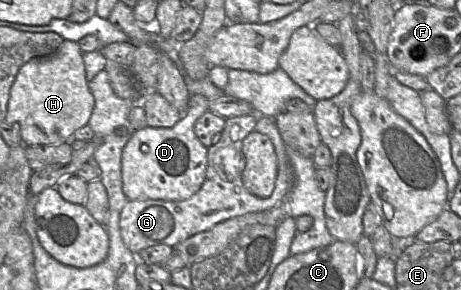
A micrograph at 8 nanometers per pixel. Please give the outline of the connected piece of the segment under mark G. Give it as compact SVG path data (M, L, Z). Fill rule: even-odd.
M251 113L251 114L247 114L247 115L243 115L243 116L231 117L231 118L226 119L225 126L224 126L224 129L223 129L220 137L216 140L216 142L211 147L208 148L206 178L205 178L201 188L191 198L184 200L184 201L163 201L163 200L152 200L152 199L139 199L139 200L128 200L127 201L127 203L125 204L125 206L121 212L119 224L120 224L120 233L121 233L122 240L124 242L125 246L132 253L139 254L142 250L144 250L148 247L155 246L155 245L169 245L171 247L176 247L179 243L183 242L184 240L186 240L186 239L188 239L196 234L208 231L209 229L211 229L215 225L217 225L221 222L224 222L228 219L242 216L242 215L245 215L248 213L255 213L255 212L264 211L264 210L273 208L273 207L278 205L278 202L270 202L270 197L259 198L257 196L254 196L244 187L244 184L242 181L242 170L245 167L245 159L242 156L242 142L243 142L243 139L250 132L252 132L255 129L255 126L256 126L257 120L258 120L258 116L263 116L263 115Z

